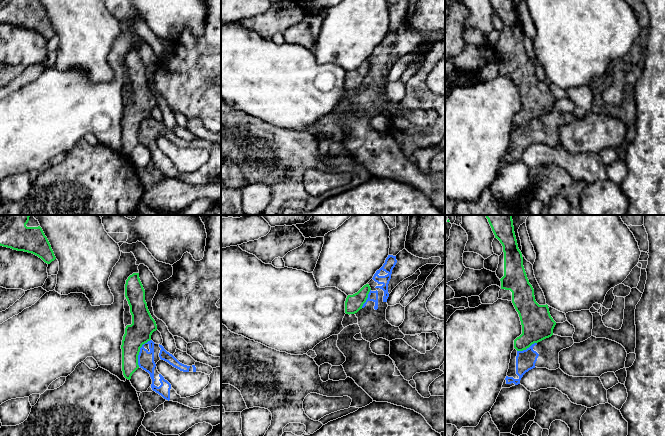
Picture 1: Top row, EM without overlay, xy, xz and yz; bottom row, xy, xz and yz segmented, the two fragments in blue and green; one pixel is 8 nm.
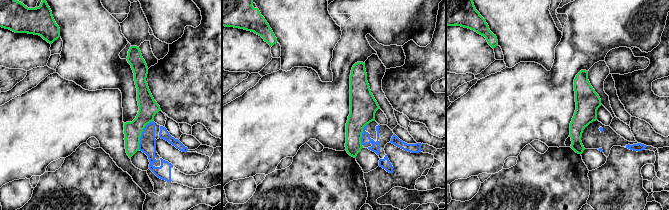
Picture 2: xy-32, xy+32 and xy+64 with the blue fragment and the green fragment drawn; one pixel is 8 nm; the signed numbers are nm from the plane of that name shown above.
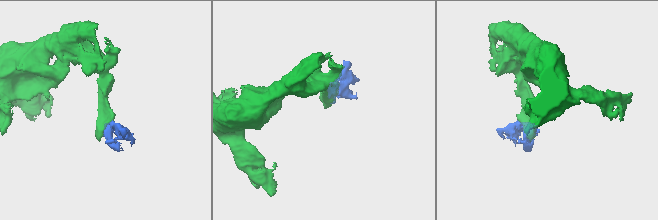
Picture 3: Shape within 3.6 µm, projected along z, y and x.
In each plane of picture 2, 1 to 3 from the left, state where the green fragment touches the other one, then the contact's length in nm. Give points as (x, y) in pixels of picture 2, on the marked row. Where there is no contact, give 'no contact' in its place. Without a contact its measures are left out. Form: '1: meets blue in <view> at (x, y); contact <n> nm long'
1: meets blue in xy-32 at (141, 134); contact 260 nm long
2: meets blue in xy+32 at (362, 134); contact 180 nm long
3: no contact

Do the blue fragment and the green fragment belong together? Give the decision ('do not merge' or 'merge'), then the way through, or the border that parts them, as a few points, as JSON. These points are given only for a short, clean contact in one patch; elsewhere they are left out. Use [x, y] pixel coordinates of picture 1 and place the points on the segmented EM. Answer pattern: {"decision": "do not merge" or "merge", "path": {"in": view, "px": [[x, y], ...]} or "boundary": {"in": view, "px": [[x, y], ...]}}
{"decision": "do not merge", "boundary": {"in": "xy", "px": [[150, 339], [140, 348], [138, 366]]}}

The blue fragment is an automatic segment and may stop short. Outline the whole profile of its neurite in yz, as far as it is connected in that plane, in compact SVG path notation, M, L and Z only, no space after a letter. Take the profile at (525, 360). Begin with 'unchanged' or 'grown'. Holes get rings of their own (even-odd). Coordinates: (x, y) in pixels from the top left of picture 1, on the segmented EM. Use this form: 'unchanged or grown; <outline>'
grown; M553 334L549 338L532 344L526 350L517 351L514 348L502 388L510 388L520 384L523 375L535 367L549 370L558 369L560 367L559 352L573 344L572 337L561 337Z

